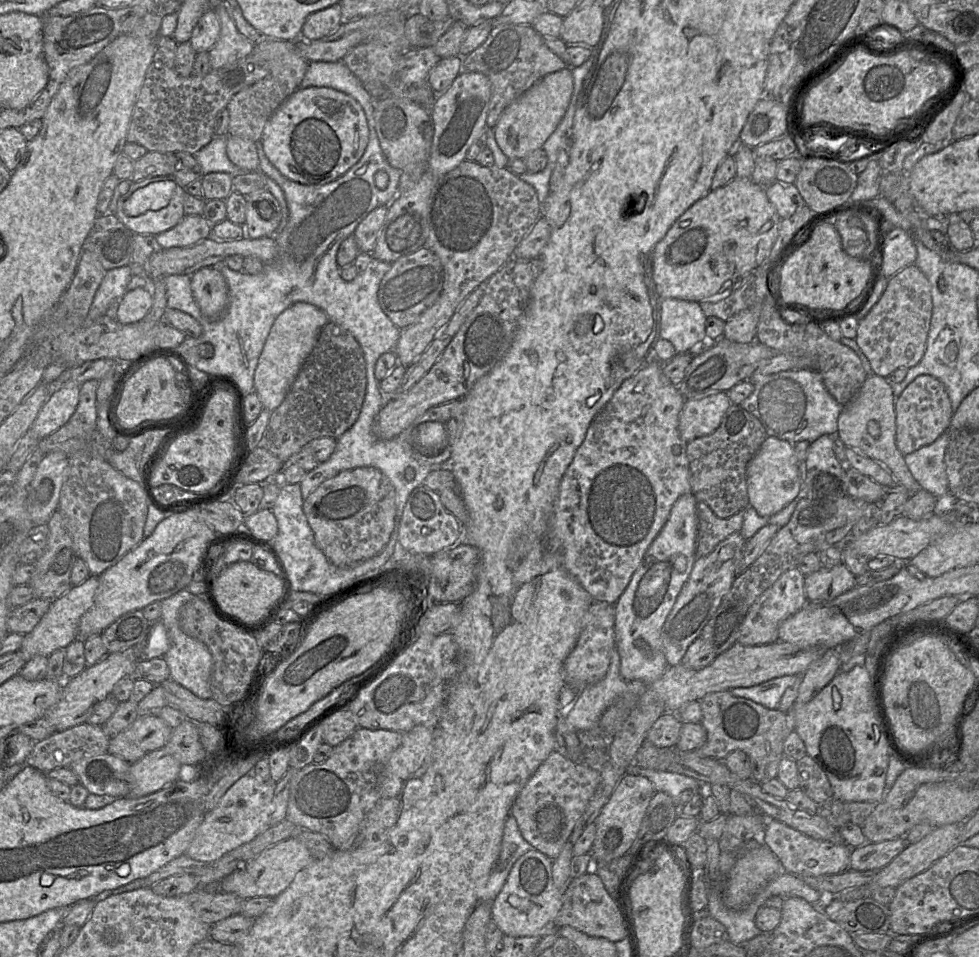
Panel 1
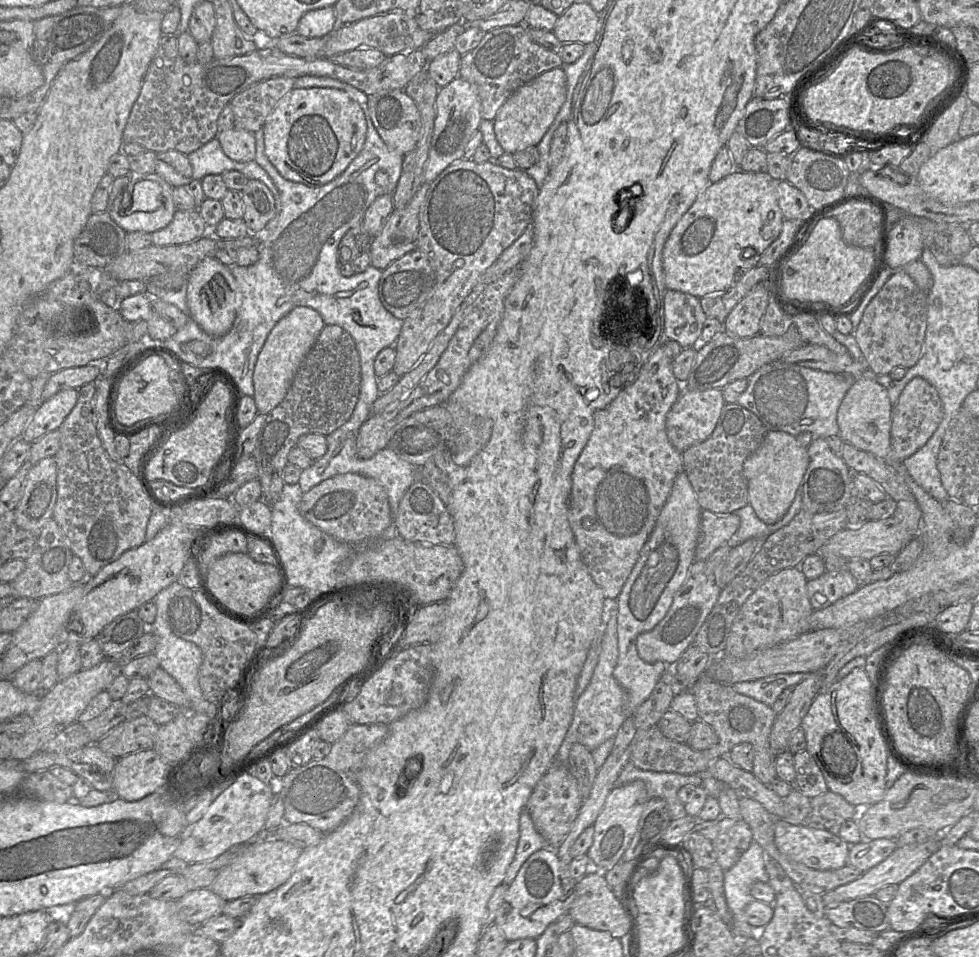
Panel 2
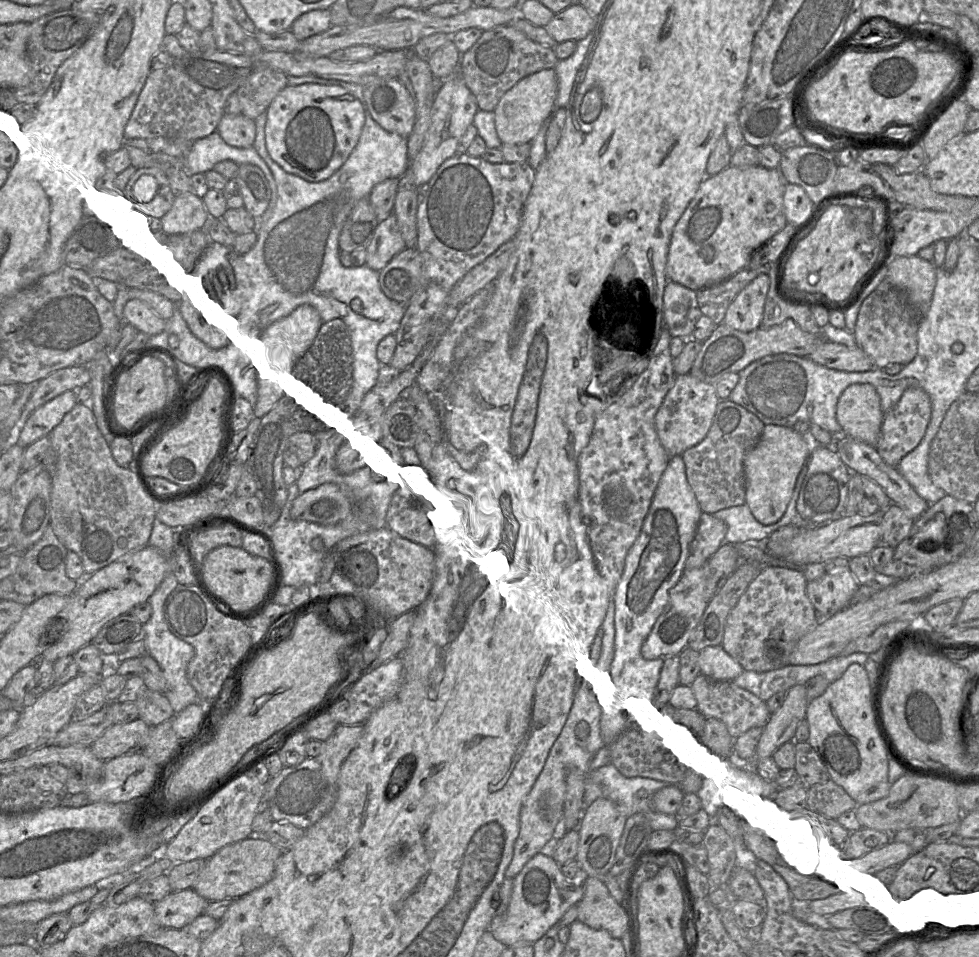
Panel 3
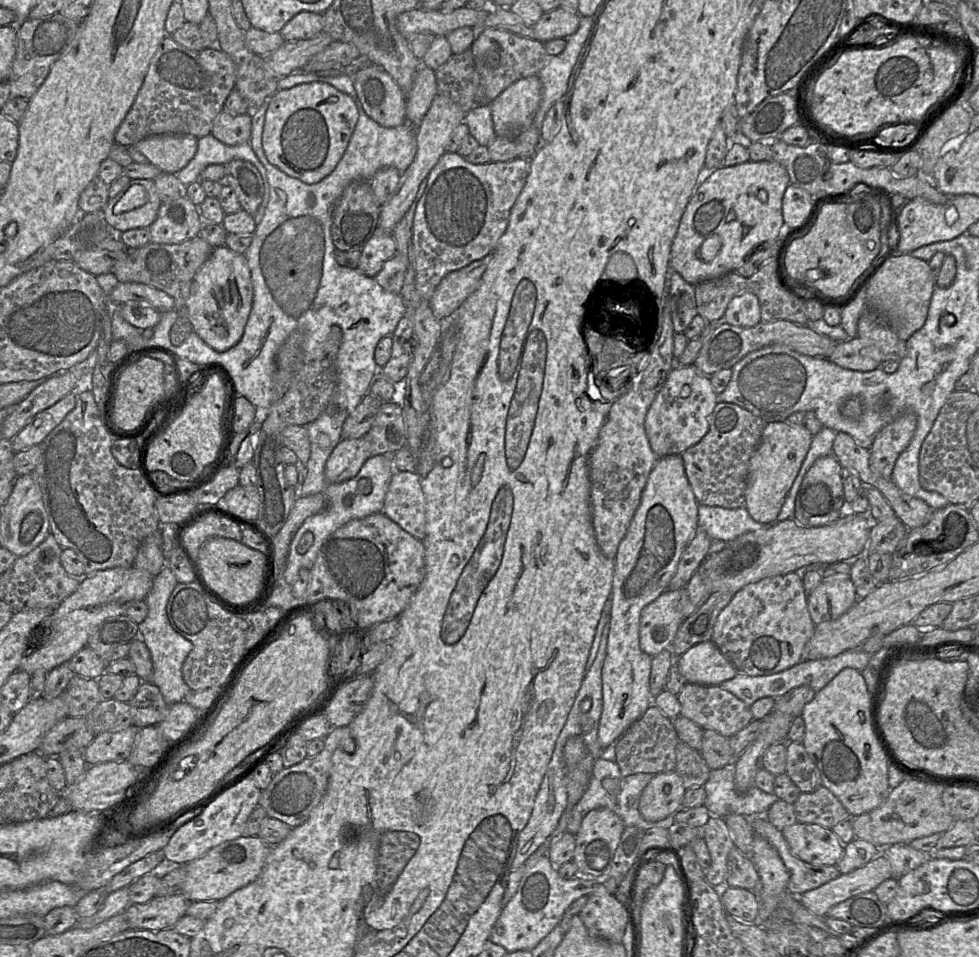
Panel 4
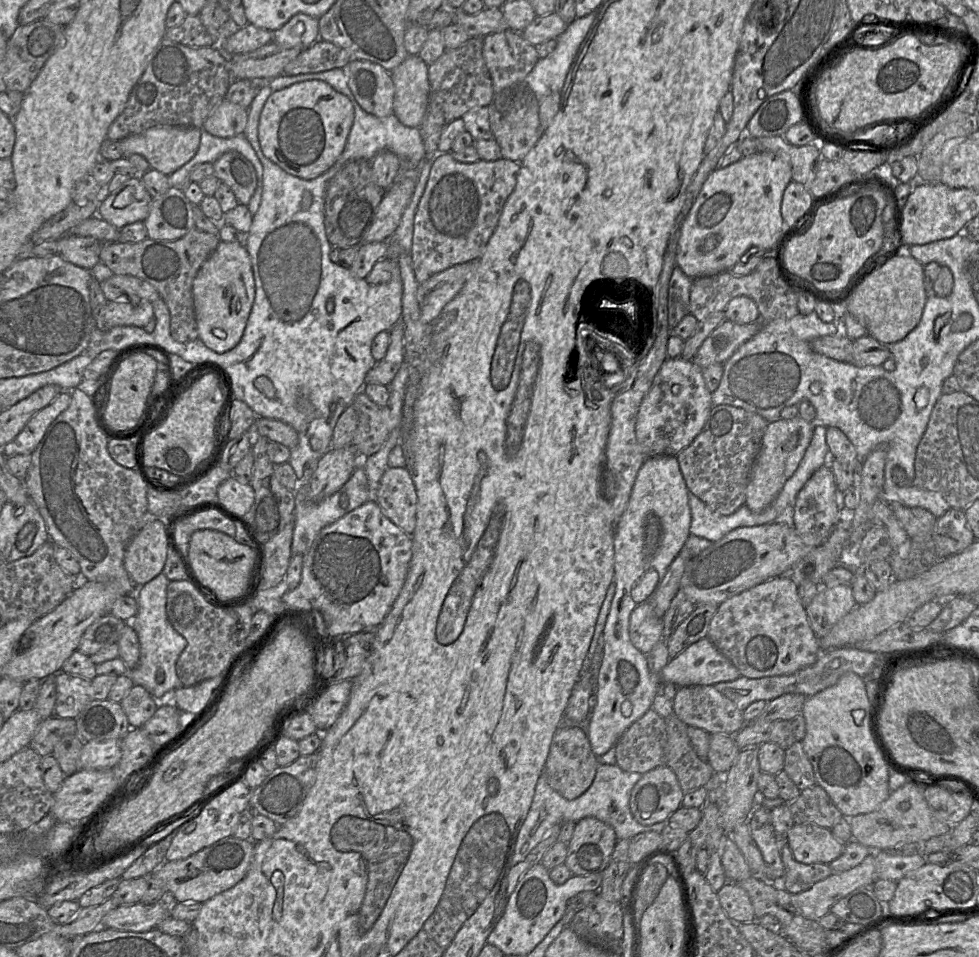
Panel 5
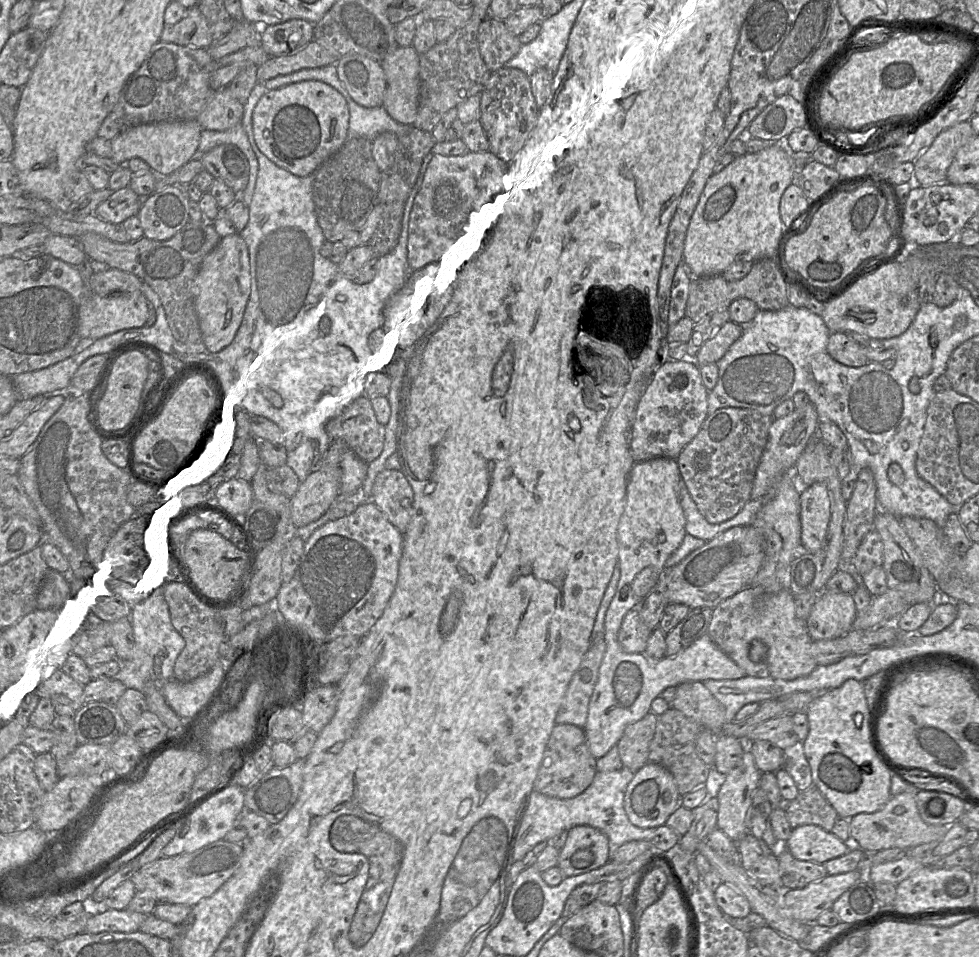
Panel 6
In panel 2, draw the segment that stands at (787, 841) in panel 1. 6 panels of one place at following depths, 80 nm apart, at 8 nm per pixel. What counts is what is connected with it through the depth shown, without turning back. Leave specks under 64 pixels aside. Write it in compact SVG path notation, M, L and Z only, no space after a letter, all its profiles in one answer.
M775 819L774 843L778 851L790 860L818 871L835 870L847 865L850 845L824 828L793 825Z

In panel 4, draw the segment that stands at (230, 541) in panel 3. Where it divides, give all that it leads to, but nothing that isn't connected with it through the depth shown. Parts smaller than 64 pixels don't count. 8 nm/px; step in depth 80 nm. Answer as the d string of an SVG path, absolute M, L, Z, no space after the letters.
M207 514L186 525L180 532L180 539L187 555L197 559L201 545L209 538L221 537L240 542L241 527L218 514Z

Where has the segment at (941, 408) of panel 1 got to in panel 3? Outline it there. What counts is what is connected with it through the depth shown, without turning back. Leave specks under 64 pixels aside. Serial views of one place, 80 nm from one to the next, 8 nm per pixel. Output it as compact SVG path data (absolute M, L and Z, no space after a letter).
M919 387L907 388L898 403L884 416L876 450L883 461L897 467L904 456L915 449L923 439L931 419L932 405L927 392Z

